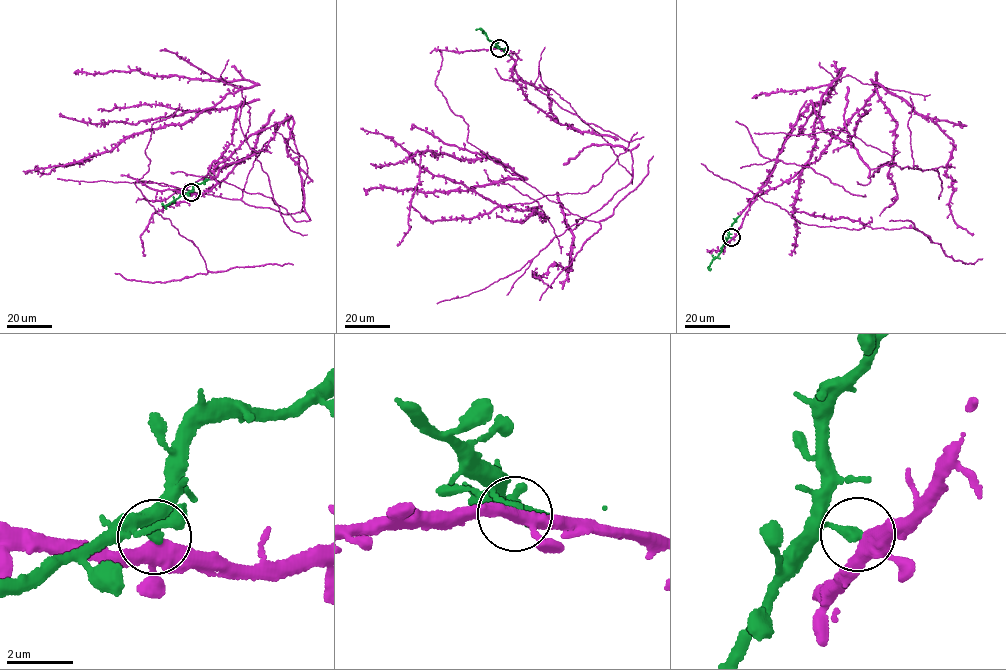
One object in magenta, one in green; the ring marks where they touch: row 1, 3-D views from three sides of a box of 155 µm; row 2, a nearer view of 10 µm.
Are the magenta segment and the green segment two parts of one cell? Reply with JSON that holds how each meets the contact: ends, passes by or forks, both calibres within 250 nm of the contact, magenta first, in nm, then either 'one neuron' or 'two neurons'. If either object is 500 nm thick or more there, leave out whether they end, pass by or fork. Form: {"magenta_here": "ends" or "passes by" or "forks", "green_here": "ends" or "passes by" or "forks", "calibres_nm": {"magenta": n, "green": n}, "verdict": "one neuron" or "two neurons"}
{"magenta_here": "forks", "green_here": "ends", "calibres_nm": {"magenta": 340, "green": 360}, "verdict": "one neuron"}

